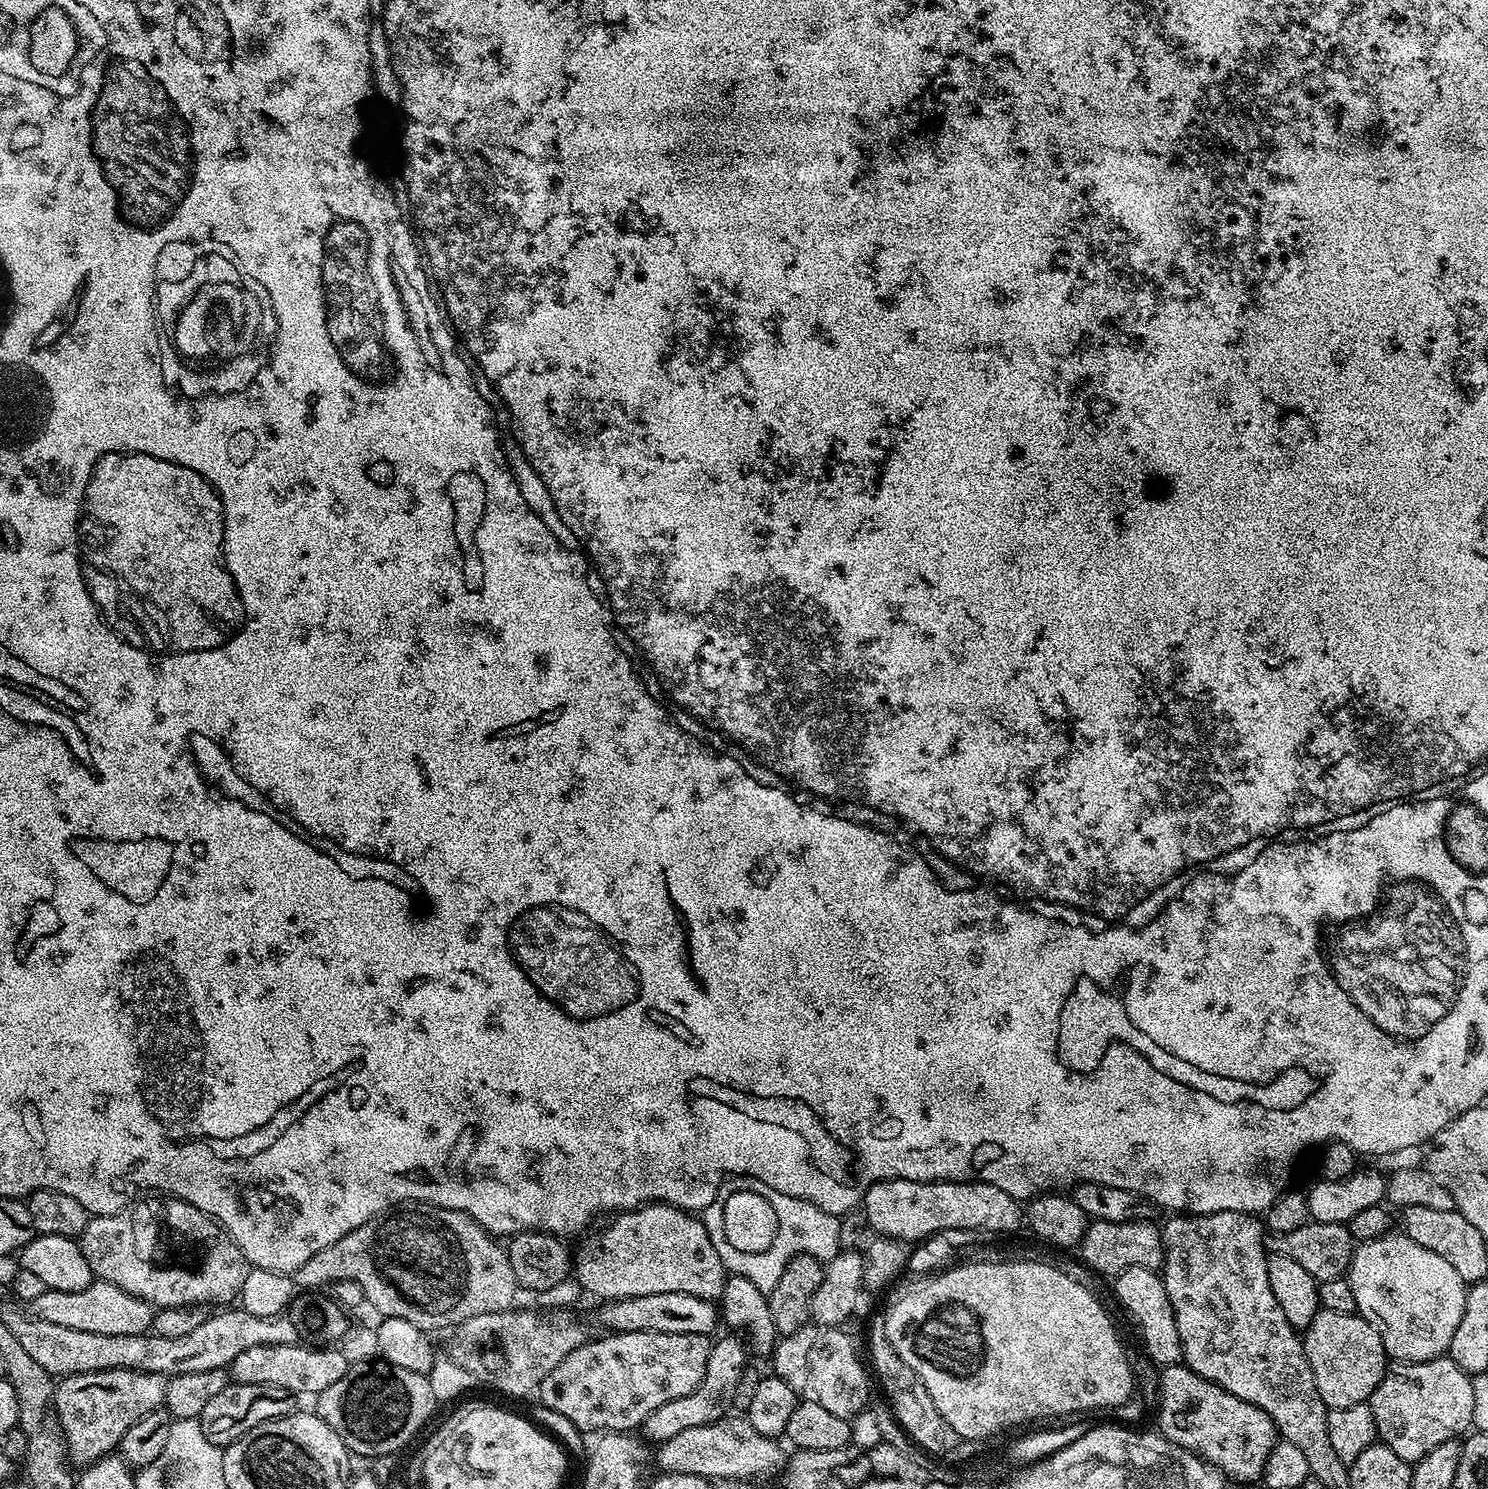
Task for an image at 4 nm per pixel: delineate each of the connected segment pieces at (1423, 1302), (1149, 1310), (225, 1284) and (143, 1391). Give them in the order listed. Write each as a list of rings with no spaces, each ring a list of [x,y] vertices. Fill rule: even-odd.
[[[1392,1230],[1387,1236],[1355,1245],[1346,1279],[1350,1290],[1354,1290],[1356,1312],[1370,1322],[1374,1330],[1378,1330],[1384,1353],[1393,1361],[1413,1364],[1447,1353],[1454,1330],[1458,1330],[1458,1322],[1462,1322],[1462,1314],[1466,1310],[1468,1285],[1439,1254],[1426,1250],[1426,1246],[1418,1246],[1418,1242],[1404,1235],[1403,1231]]]
[[[1130,1266],[1114,1278],[1116,1300],[1132,1315],[1134,1323],[1140,1327],[1140,1336],[1144,1339],[1144,1348],[1156,1366],[1167,1366],[1181,1359],[1180,1339],[1176,1333],[1174,1310],[1166,1294],[1166,1286],[1159,1271]]]
[[[176,1199],[176,1206],[172,1206],[172,1214],[176,1218],[176,1230],[186,1234],[188,1240],[208,1242],[208,1262],[200,1270],[160,1272],[160,1270],[146,1270],[146,1264],[130,1264],[128,1242],[124,1244],[124,1216],[120,1212],[115,1212],[105,1216],[92,1216],[86,1230],[78,1238],[82,1254],[86,1254],[86,1262],[90,1262],[93,1277],[134,1294],[156,1310],[188,1308],[191,1304],[231,1305],[241,1295],[243,1283],[246,1282],[250,1269],[248,1259],[244,1257],[244,1249],[237,1244],[230,1246],[230,1242],[226,1242],[227,1232],[218,1232],[212,1226],[213,1217],[190,1206],[185,1200]]]
[[[129,1368],[63,1377],[56,1384],[52,1408],[54,1419],[60,1424],[60,1432],[64,1435],[64,1444],[68,1447],[69,1461],[73,1465],[87,1466],[115,1453],[122,1434],[126,1434],[138,1418],[146,1418],[146,1414],[163,1405],[167,1385],[167,1379],[162,1374]]]

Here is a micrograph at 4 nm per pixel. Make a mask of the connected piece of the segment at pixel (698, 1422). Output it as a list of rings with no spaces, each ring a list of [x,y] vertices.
[[[727,1335],[713,1343],[710,1358],[706,1362],[706,1374],[702,1374],[699,1386],[682,1398],[674,1398],[674,1402],[666,1402],[666,1406],[658,1406],[658,1410],[654,1410],[645,1418],[642,1425],[642,1436],[645,1441],[663,1442],[674,1438],[674,1434],[682,1434],[682,1430],[691,1430],[693,1426],[710,1426],[729,1415],[733,1407],[734,1390],[738,1390],[738,1382],[749,1363],[750,1356],[739,1335]]]

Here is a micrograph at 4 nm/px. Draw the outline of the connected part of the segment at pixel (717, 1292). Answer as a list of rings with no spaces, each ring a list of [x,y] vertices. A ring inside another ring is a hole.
[[[657,1202],[644,1204],[641,1208],[631,1208],[629,1212],[617,1212],[609,1220],[612,1221],[605,1228],[600,1228],[597,1232],[589,1231],[583,1237],[585,1240],[574,1248],[574,1280],[576,1276],[577,1282],[586,1291],[601,1296],[599,1299],[604,1302],[667,1292],[698,1294],[698,1298],[719,1301],[724,1289],[726,1269],[722,1258],[718,1258],[718,1250],[714,1250],[714,1242],[699,1215],[675,1208],[672,1204]]]

